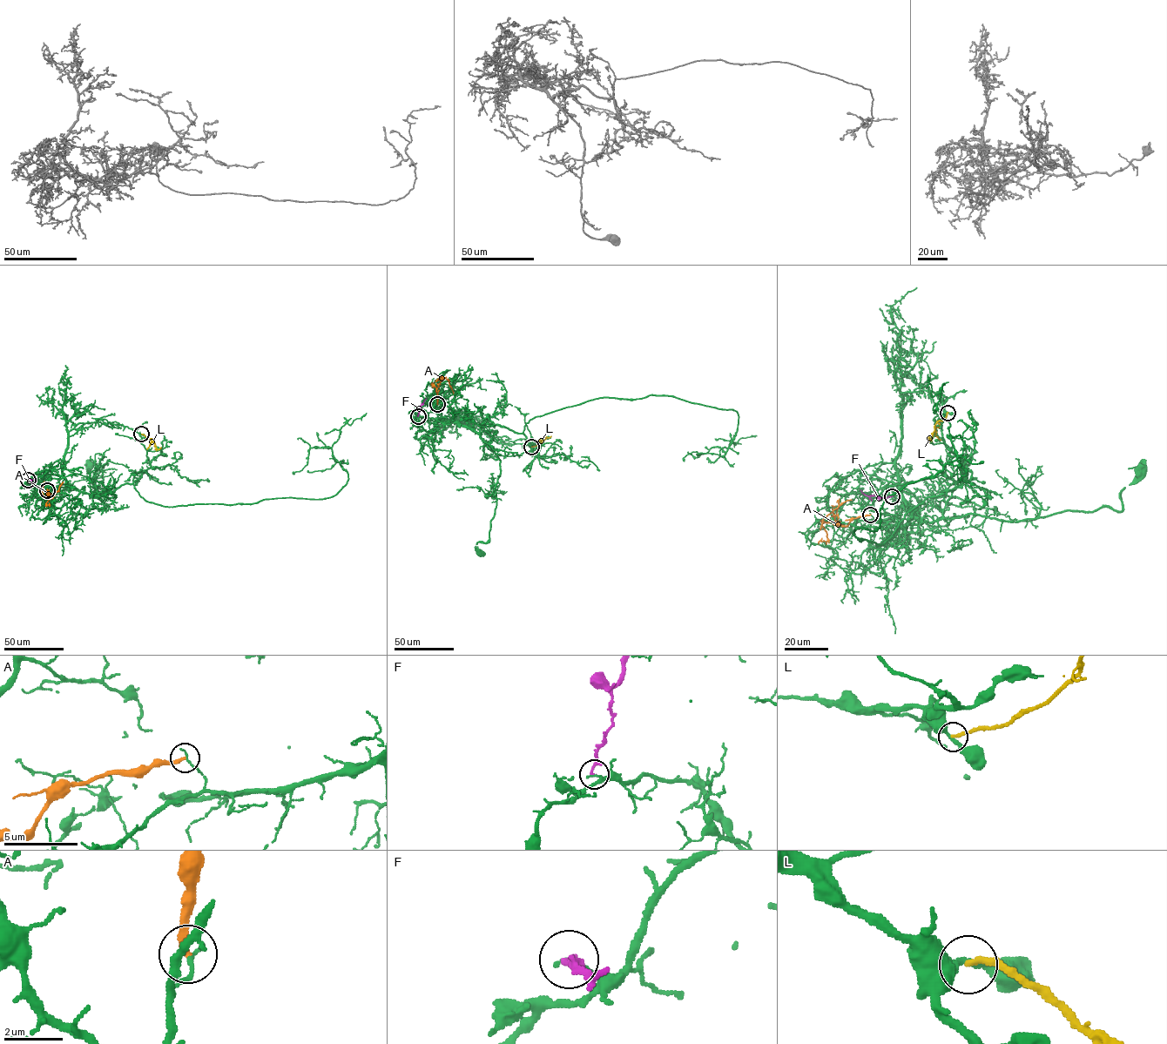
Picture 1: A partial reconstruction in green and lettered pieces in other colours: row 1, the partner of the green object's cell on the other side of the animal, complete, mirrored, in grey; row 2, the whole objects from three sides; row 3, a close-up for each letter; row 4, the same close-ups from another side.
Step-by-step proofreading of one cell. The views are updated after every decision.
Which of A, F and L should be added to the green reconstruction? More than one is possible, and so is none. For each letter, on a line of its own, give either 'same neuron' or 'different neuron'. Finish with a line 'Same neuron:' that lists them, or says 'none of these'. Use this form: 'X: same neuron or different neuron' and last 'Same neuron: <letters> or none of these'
A: different neuron
F: different neuron
L: different neuron
Same neuron: none of these

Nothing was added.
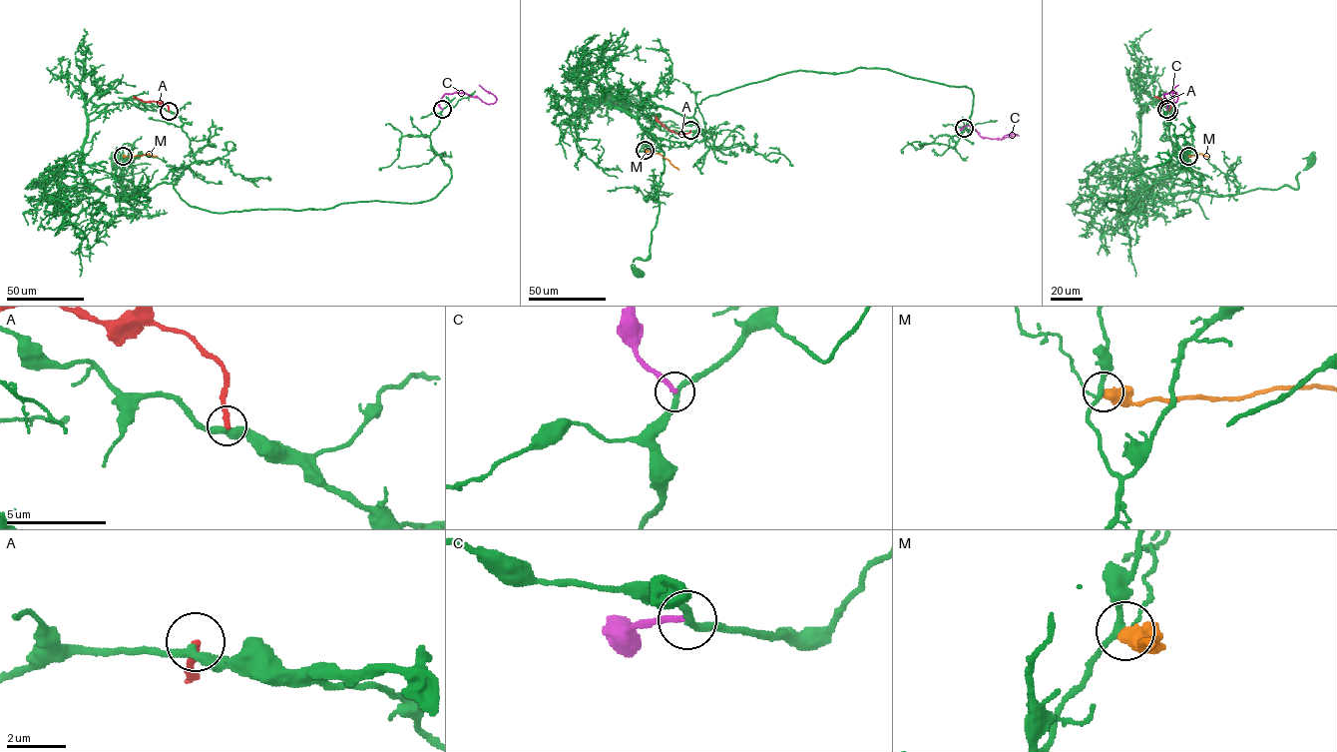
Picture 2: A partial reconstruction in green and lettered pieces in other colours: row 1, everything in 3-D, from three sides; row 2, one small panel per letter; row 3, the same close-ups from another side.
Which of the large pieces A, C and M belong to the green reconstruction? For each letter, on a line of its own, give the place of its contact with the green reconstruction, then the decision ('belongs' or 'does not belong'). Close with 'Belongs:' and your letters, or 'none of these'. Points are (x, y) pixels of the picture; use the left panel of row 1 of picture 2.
A: meets green at (169, 111); does not belong
C: meets green at (442, 109); does not belong
M: meets green at (123, 156); does not belong
Belongs: none of these

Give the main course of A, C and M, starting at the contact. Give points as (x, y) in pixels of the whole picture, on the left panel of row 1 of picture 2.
A: (169, 111), (165, 103), (142, 101), (134, 96)
C: (442, 109), (439, 100), (446, 93), (463, 92), (488, 104), (494, 103), (496, 98), (479, 85)
M: (123, 156), (157, 156)

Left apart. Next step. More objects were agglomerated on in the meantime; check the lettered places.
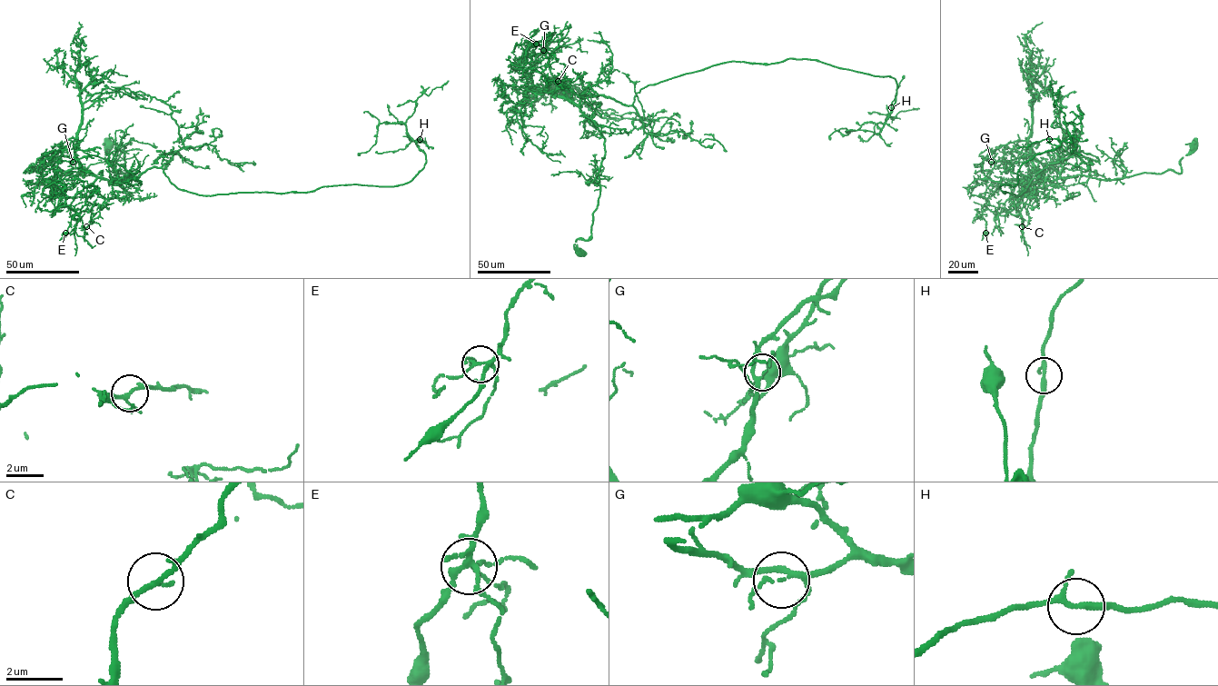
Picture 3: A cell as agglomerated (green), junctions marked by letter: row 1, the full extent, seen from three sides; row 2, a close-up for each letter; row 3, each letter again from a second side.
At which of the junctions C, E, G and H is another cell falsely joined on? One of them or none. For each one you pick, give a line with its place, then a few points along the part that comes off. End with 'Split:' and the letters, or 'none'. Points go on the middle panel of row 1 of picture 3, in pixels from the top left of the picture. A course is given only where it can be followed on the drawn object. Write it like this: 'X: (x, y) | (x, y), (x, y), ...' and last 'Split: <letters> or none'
G: (543, 50) | (543, 50), (548, 36), (545, 36), (551, 35), (544, 37), (541, 44), (530, 40)
Split: G

